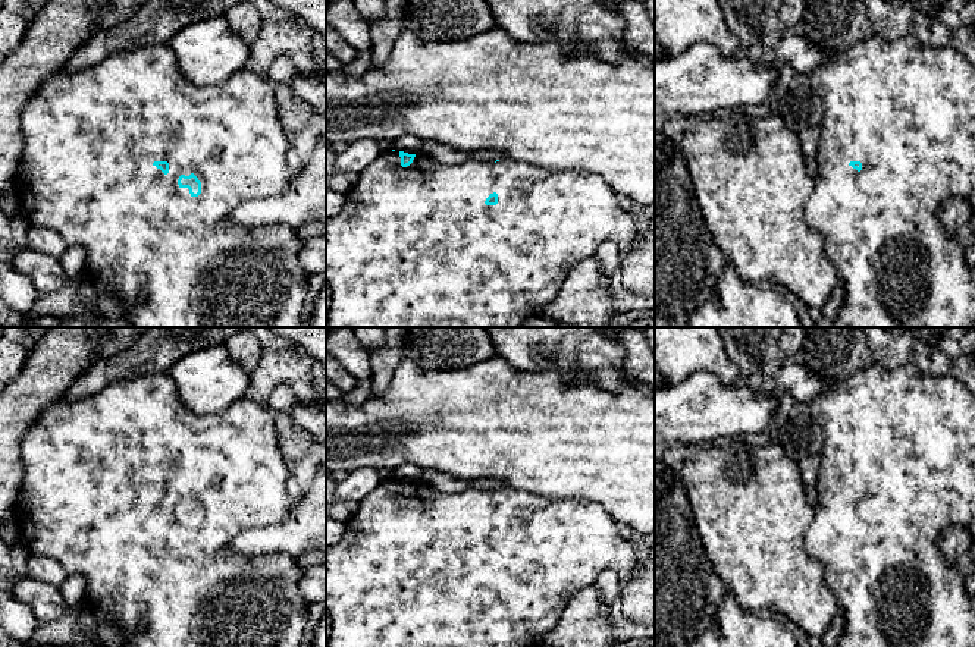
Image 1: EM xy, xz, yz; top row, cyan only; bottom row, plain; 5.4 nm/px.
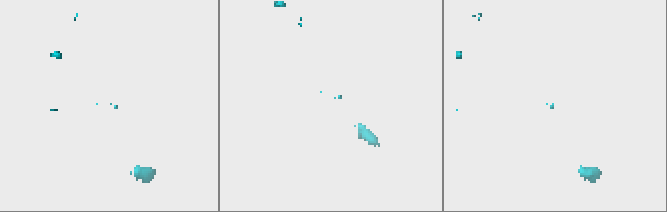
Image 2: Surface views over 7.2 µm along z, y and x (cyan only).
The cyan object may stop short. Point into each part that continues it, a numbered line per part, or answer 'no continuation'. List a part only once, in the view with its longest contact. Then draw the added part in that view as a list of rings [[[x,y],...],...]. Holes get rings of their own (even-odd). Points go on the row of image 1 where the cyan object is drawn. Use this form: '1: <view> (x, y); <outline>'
1: xy (90, 140); [[[169,44],[134,48],[107,57],[73,75],[62,70],[48,76],[26,101],[21,113],[22,154],[13,176],[13,189],[31,226],[51,229],[62,236],[68,246],[87,249],[87,273],[97,290],[115,295],[126,311],[123,318],[129,327],[300,327],[301,311],[308,285],[308,274],[300,264],[298,254],[302,238],[298,230],[285,224],[245,227],[231,222],[232,213],[244,202],[255,198],[270,198],[286,192],[291,186],[291,170],[286,151],[291,142],[286,136],[286,122],[276,103],[272,82],[267,76],[241,69],[219,85],[198,87],[181,72]],[[154,161],[167,161],[169,173],[157,169]],[[194,173],[201,182],[201,194],[192,197],[188,188],[181,188],[181,175]]]

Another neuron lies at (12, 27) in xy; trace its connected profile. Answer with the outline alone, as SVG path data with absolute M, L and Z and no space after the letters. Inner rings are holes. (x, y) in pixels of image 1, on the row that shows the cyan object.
M6 7L0 9L0 51L9 54L15 50L28 28L28 22Z

